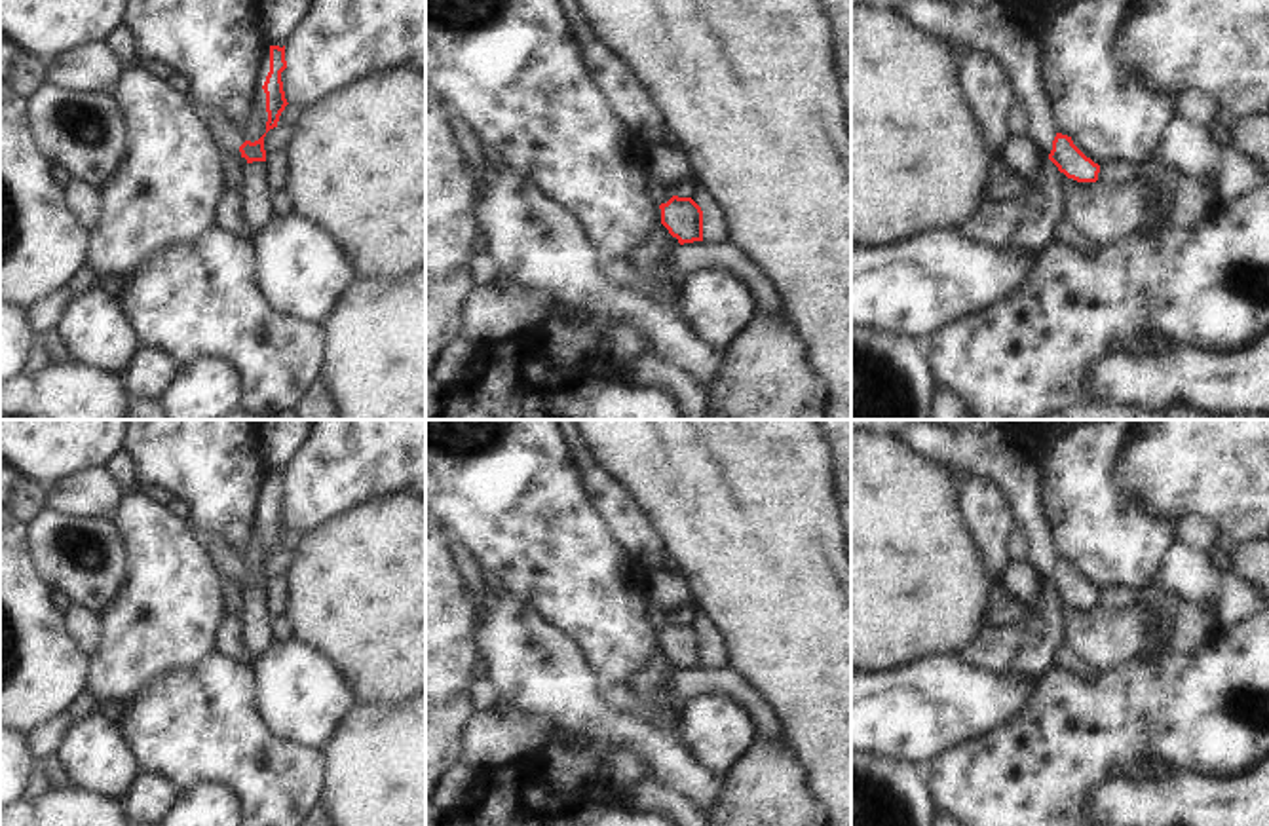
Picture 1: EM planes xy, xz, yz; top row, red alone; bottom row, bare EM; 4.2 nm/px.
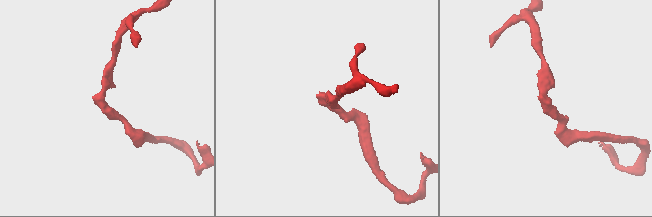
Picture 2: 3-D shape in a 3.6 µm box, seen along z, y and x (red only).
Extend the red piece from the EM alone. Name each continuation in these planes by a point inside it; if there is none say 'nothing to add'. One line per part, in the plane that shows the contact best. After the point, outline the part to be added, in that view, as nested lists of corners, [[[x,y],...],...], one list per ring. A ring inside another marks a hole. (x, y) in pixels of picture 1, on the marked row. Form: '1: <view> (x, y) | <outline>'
1: xy (228, 131) | [[[215,120],[211,122],[211,127],[218,141],[224,144],[224,148],[241,158],[239,146],[247,141],[245,131],[232,120]]]

